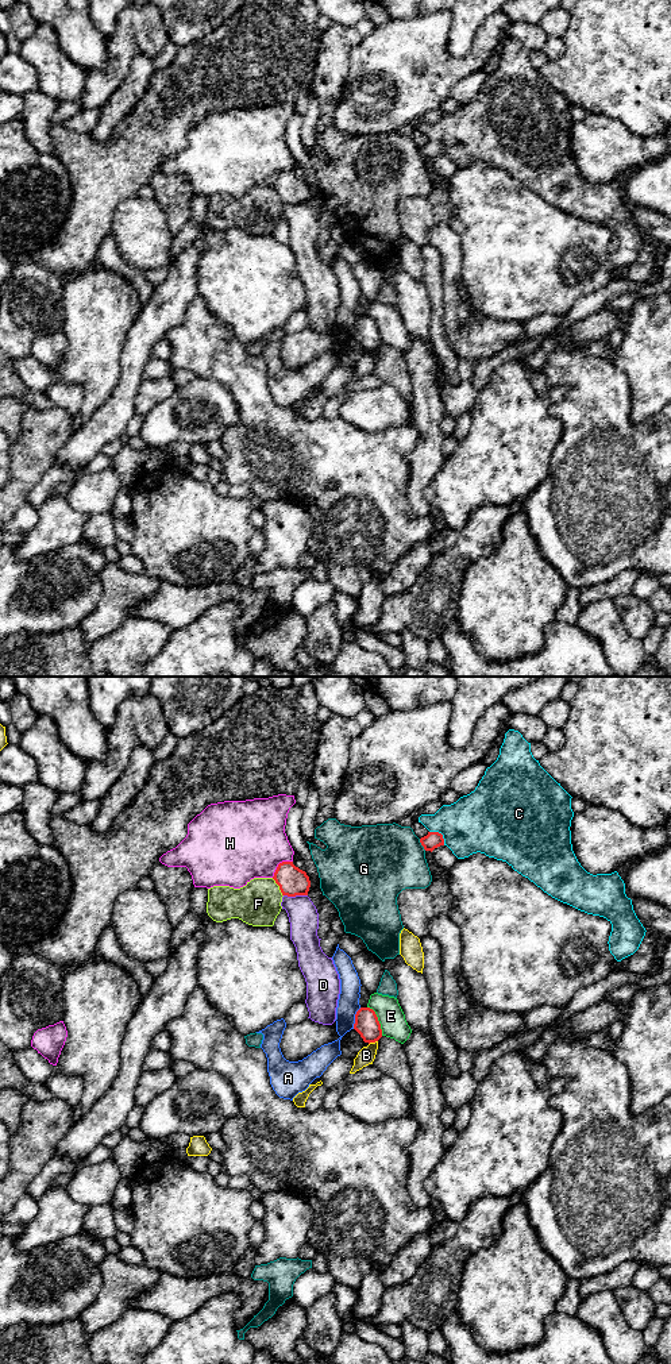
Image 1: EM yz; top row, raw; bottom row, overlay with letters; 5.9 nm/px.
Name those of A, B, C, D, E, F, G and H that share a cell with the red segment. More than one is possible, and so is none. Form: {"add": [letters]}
{"add": []}

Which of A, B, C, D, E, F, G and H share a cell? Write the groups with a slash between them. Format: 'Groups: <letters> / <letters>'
Groups: A E / B / C / D / F / G / H

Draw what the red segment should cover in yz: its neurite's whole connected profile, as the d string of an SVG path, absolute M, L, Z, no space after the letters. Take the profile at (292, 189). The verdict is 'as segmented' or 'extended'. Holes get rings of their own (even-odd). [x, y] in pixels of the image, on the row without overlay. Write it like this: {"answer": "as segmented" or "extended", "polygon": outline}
{"answer": "as segmented", "polygon": "M293 170L279 172L273 188L279 194L282 204L308 204L311 196L309 185L305 180L296 176Z"}

